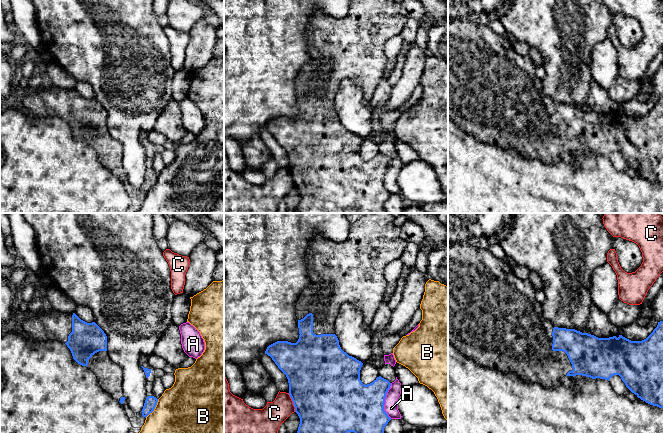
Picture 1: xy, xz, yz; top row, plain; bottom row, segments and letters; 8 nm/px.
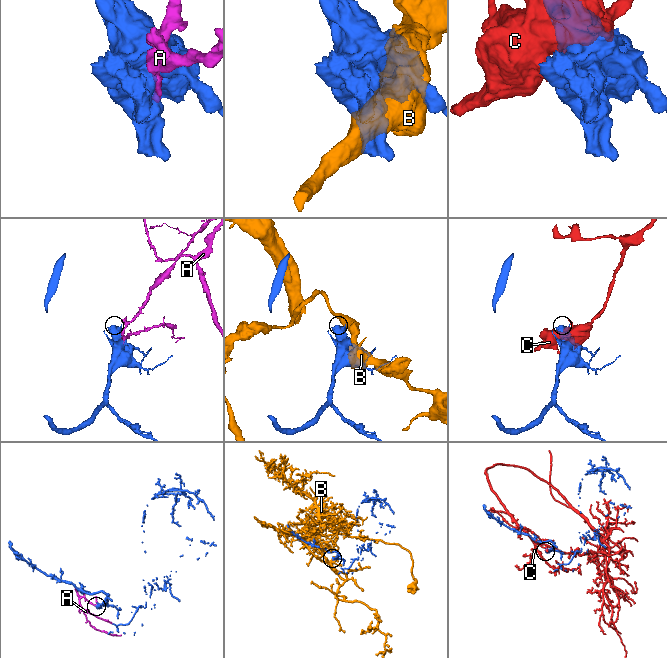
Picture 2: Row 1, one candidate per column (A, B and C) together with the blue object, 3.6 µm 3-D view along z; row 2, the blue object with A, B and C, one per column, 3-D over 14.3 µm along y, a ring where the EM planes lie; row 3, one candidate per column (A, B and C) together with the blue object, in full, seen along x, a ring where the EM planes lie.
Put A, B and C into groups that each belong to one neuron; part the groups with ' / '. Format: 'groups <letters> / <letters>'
groups A / B / C

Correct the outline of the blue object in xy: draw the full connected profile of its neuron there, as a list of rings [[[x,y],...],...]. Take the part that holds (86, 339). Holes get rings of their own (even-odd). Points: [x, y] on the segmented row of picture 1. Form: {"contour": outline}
{"contour": [[[45,309],[34,318],[24,319],[22,328],[33,340],[65,343],[73,359],[90,369],[101,388],[123,404],[122,368],[110,359],[107,336],[95,322],[87,323],[75,313]]]}

